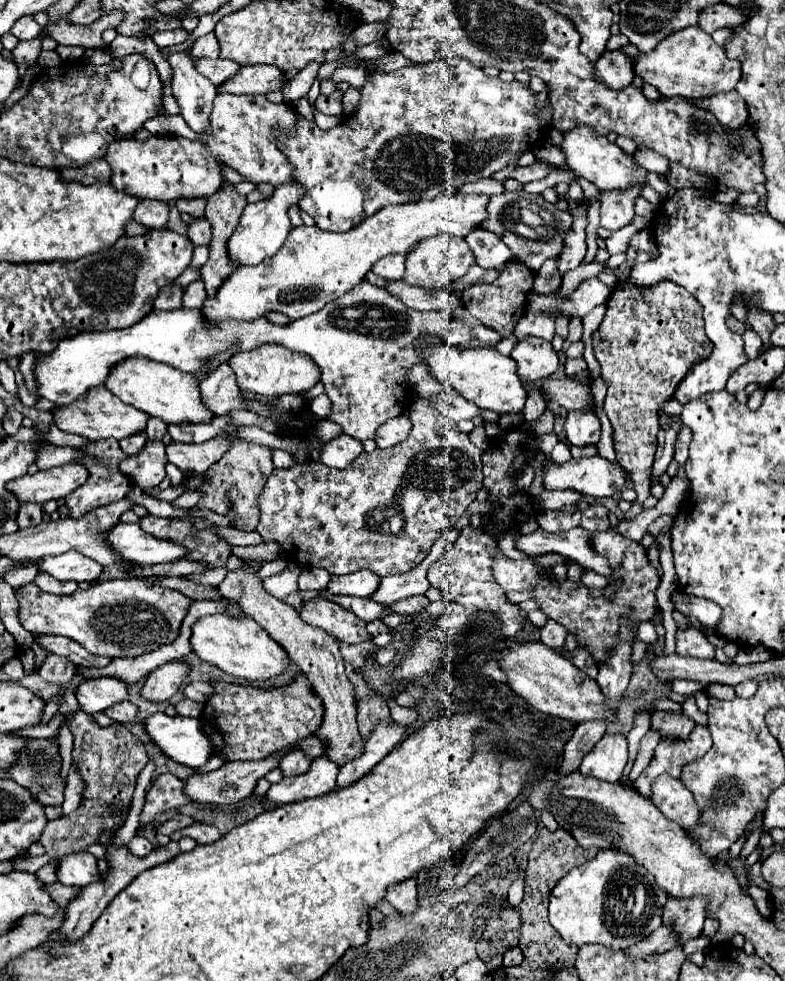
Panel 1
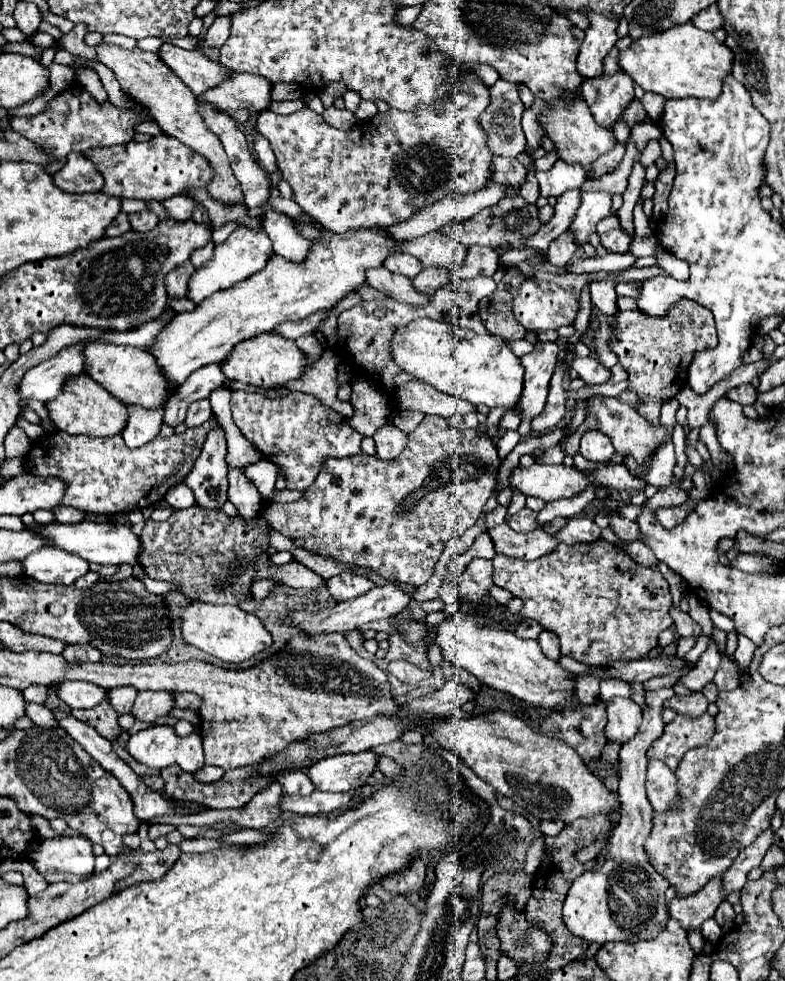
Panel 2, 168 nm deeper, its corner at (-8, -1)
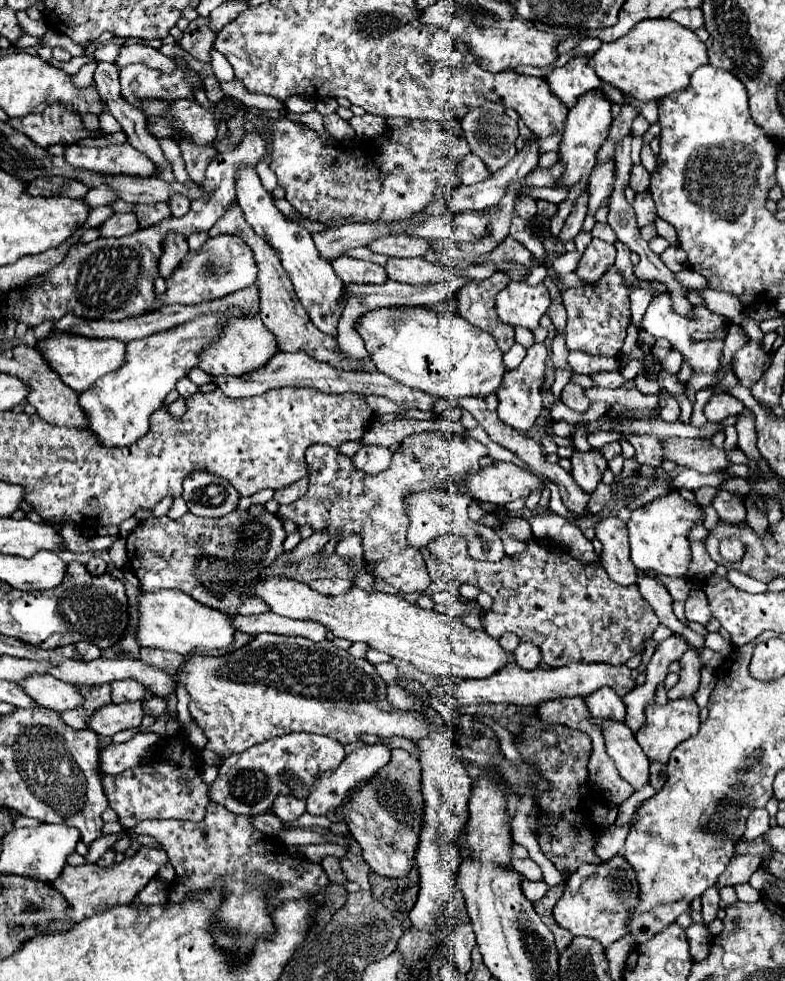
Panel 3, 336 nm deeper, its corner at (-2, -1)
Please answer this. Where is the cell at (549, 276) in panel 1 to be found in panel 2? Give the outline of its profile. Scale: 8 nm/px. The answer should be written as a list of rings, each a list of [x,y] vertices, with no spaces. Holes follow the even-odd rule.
[[[563,232],[559,238],[555,238],[551,244],[549,244],[549,250],[547,250],[547,262],[559,270],[565,270],[569,260],[573,258],[575,254],[575,244],[573,244],[573,236]]]

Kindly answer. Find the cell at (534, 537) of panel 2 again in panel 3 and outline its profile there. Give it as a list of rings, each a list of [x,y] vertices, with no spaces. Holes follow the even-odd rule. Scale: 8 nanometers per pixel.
[[[429,490],[429,492],[417,492],[417,494],[409,494],[409,498],[405,498],[405,512],[409,514],[409,546],[415,548],[425,548],[431,540],[445,536],[445,534],[455,534],[455,536],[463,536],[467,538],[467,552],[471,558],[475,560],[489,560],[489,562],[497,562],[501,560],[503,554],[503,542],[501,538],[495,534],[493,528],[487,528],[483,524],[477,524],[473,520],[469,520],[467,516],[467,506],[469,506],[469,498],[465,496],[457,496],[451,494],[449,490]],[[483,544],[489,544],[489,550],[483,550]]]

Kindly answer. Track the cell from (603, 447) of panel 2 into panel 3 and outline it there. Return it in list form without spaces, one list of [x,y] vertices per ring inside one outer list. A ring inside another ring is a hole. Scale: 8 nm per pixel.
[[[591,450],[591,452],[573,452],[571,456],[571,476],[581,490],[591,494],[595,486],[601,482],[601,476],[607,468],[607,460]]]

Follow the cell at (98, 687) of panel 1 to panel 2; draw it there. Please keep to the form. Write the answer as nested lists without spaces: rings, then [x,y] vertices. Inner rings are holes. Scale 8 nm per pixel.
[[[61,682],[57,696],[71,708],[95,708],[107,698],[107,690],[91,686],[91,682]]]

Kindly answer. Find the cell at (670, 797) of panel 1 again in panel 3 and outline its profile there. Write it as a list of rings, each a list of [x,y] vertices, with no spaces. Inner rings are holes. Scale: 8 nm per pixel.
[[[597,722],[605,734],[607,754],[613,758],[617,772],[635,790],[649,782],[649,758],[637,744],[633,732],[623,722]]]

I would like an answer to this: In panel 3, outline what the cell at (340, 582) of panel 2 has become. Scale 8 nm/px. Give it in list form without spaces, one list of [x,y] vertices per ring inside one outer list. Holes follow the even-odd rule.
[[[329,578],[329,580],[313,580],[309,584],[313,590],[317,590],[319,594],[327,594],[327,596],[337,596],[347,592],[353,584],[349,580],[341,580],[341,578]]]

